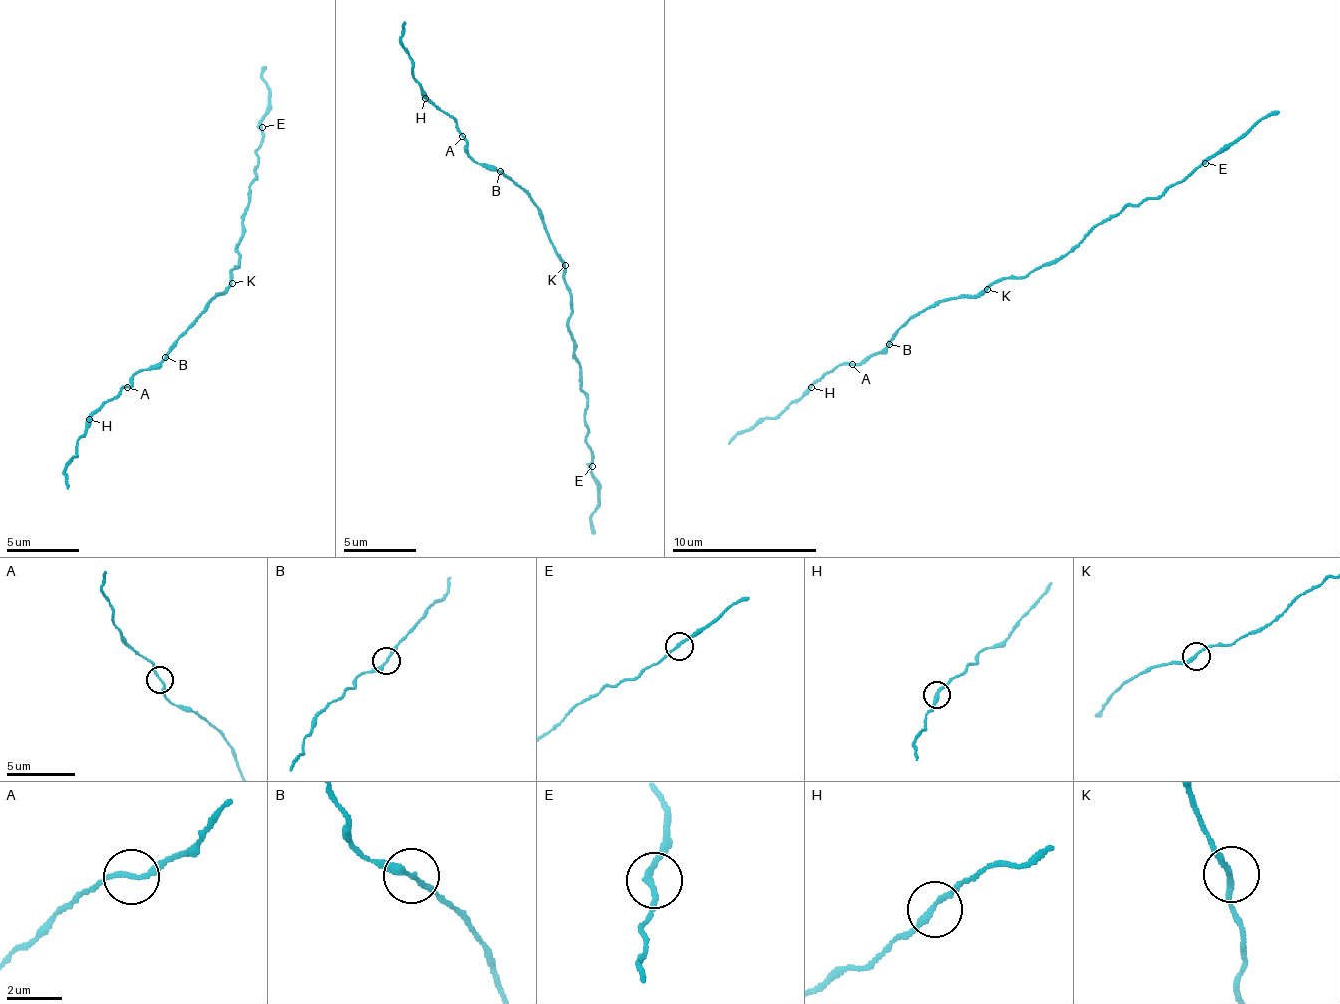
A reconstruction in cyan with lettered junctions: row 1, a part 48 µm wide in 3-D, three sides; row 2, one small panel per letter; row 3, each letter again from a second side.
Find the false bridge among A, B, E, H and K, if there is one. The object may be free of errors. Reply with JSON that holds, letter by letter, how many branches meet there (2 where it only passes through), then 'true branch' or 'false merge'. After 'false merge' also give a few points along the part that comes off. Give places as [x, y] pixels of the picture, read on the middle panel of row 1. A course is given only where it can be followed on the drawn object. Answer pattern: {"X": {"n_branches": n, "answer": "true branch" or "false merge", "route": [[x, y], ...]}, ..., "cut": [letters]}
{"A": {"n_branches": 2, "answer": "true branch"}, "B": {"n_branches": 2, "answer": "true branch"}, "E": {"n_branches": 2, "answer": "true branch"}, "H": {"n_branches": 2, "answer": "true branch"}, "K": {"n_branches": 2, "answer": "true branch"}, "cut": []}

